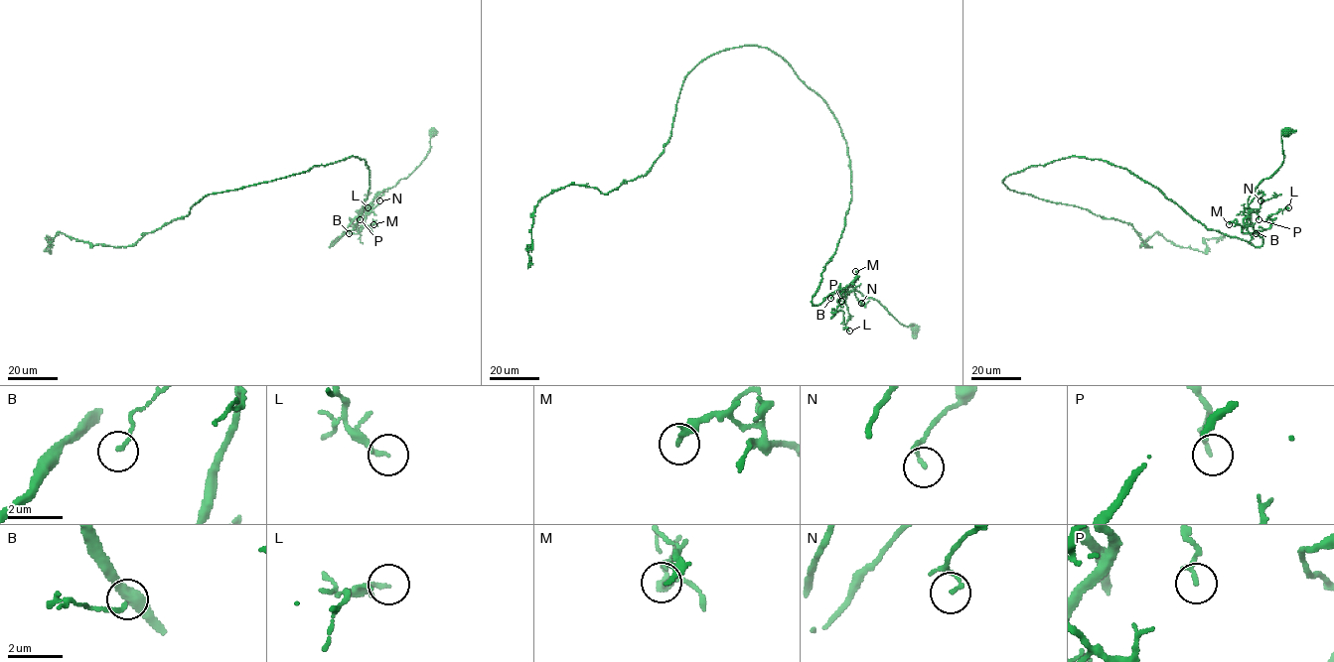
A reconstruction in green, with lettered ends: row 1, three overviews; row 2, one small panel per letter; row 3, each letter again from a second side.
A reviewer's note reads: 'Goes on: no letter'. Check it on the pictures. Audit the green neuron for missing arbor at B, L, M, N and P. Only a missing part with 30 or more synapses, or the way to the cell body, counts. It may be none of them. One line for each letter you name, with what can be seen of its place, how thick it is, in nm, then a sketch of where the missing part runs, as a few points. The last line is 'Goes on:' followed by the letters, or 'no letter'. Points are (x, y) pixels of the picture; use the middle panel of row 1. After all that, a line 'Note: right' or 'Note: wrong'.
Goes on: no letter
Note: right

